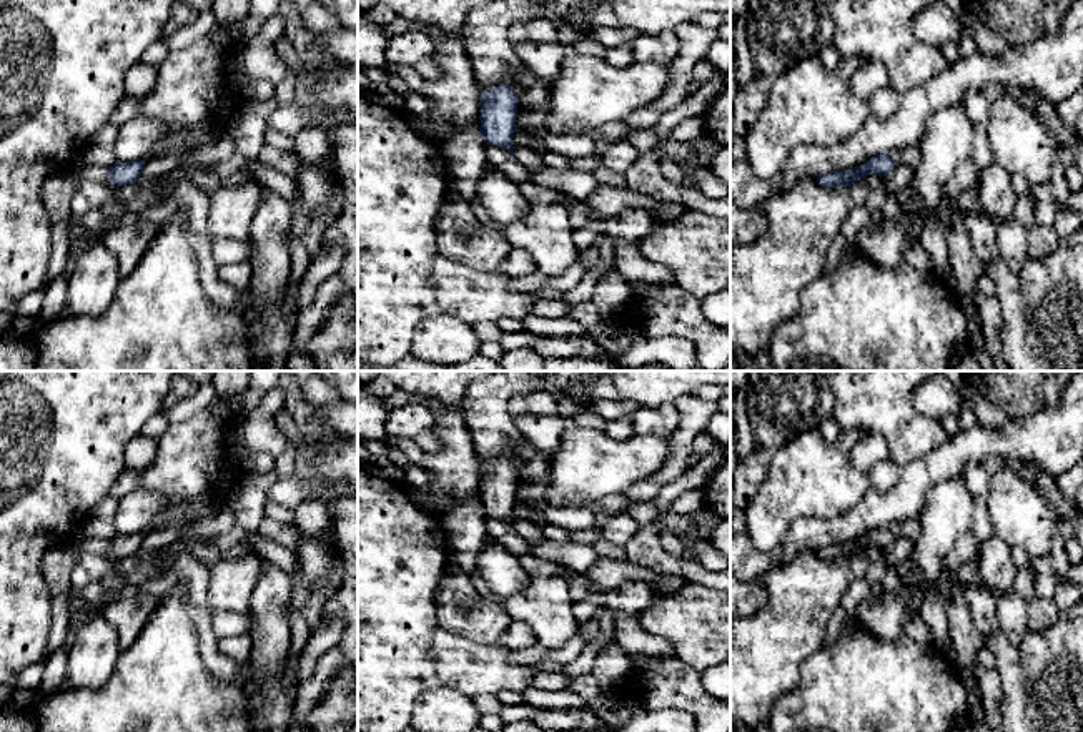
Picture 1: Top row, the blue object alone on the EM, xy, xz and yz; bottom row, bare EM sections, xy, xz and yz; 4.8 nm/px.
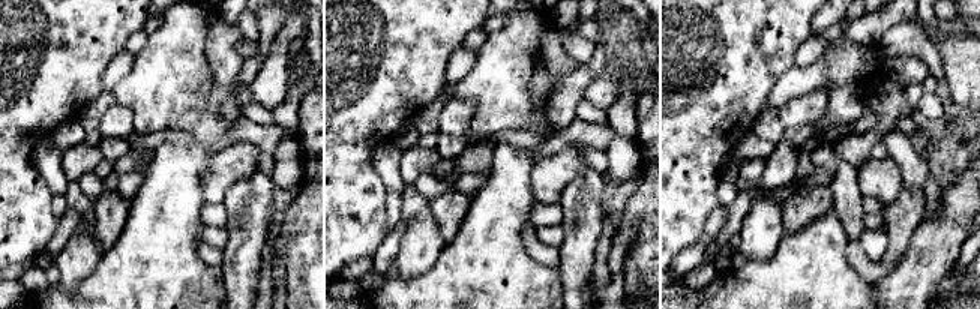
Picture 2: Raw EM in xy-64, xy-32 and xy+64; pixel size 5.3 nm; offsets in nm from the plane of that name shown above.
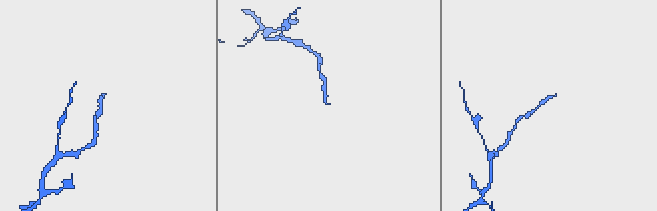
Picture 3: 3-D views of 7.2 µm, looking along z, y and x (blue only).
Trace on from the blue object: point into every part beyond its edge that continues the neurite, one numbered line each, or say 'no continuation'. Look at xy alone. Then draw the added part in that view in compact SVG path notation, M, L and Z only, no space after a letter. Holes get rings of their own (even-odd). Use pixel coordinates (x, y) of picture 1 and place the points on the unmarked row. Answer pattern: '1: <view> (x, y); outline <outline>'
no continuation

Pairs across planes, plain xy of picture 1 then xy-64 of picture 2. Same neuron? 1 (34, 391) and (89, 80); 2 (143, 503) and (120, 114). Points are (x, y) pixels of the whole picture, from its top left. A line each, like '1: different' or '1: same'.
1: same
2: same

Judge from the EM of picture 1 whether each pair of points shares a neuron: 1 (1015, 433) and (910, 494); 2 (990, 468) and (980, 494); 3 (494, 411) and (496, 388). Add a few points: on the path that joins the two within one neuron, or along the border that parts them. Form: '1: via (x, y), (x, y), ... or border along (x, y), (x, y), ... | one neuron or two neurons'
1: via (989, 443), (964, 448), (937, 468) | one neuron
2: via (984, 474), (980, 488) | one neuron
3: via (494, 406), (494, 393) | one neuron

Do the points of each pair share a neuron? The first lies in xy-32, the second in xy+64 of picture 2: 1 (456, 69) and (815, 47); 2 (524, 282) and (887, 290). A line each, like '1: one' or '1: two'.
1: one
2: two

